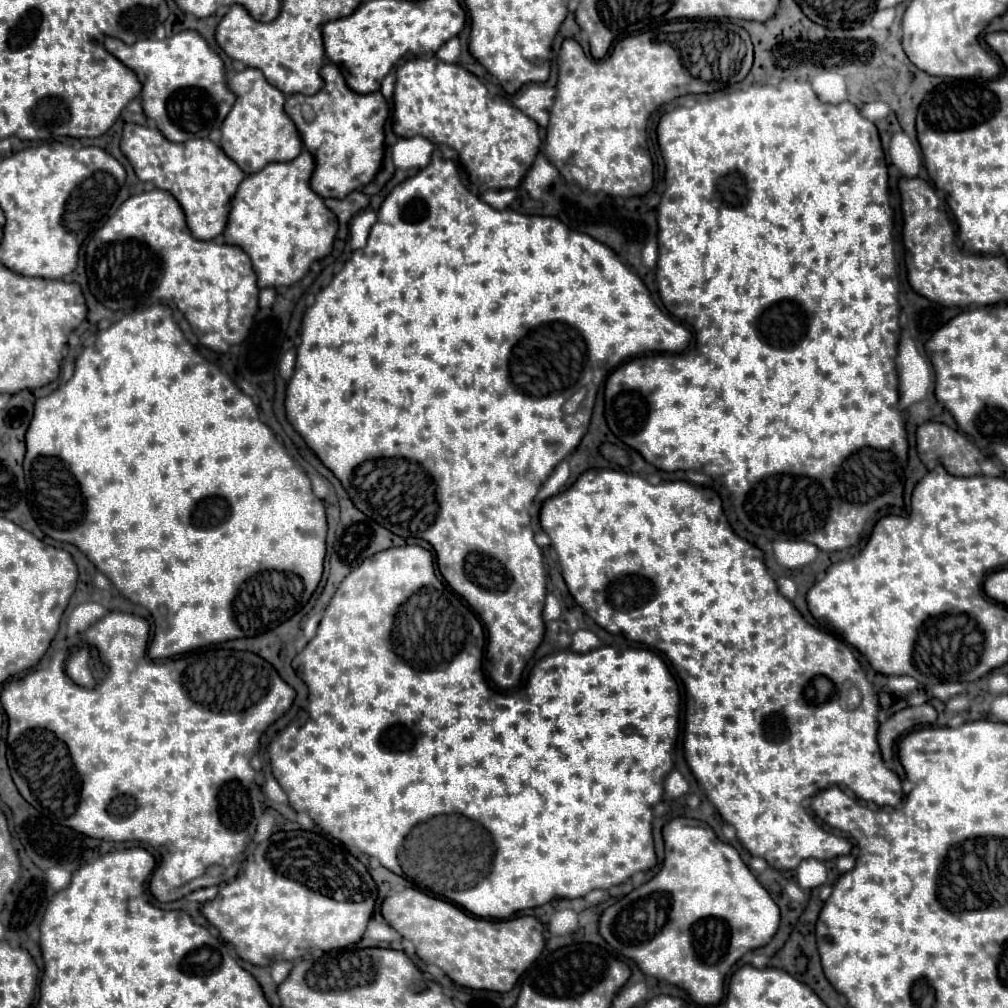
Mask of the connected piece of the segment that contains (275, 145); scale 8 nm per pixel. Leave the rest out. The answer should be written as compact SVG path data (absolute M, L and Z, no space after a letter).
M244 68L228 80L228 90L236 94L236 102L222 122L220 148L232 158L244 174L254 174L270 162L288 162L302 152L302 140L294 122L284 112L284 94L270 86L260 70Z

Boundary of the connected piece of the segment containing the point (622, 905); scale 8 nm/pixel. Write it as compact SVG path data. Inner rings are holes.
M674 818L662 828L662 836L666 846L662 870L624 898L612 902L598 918L598 932L620 956L632 960L644 974L684 988L700 1006L712 1006L722 998L724 976L732 964L748 950L756 950L770 942L780 924L780 910L740 860L738 852L730 844L718 840L706 822Z

